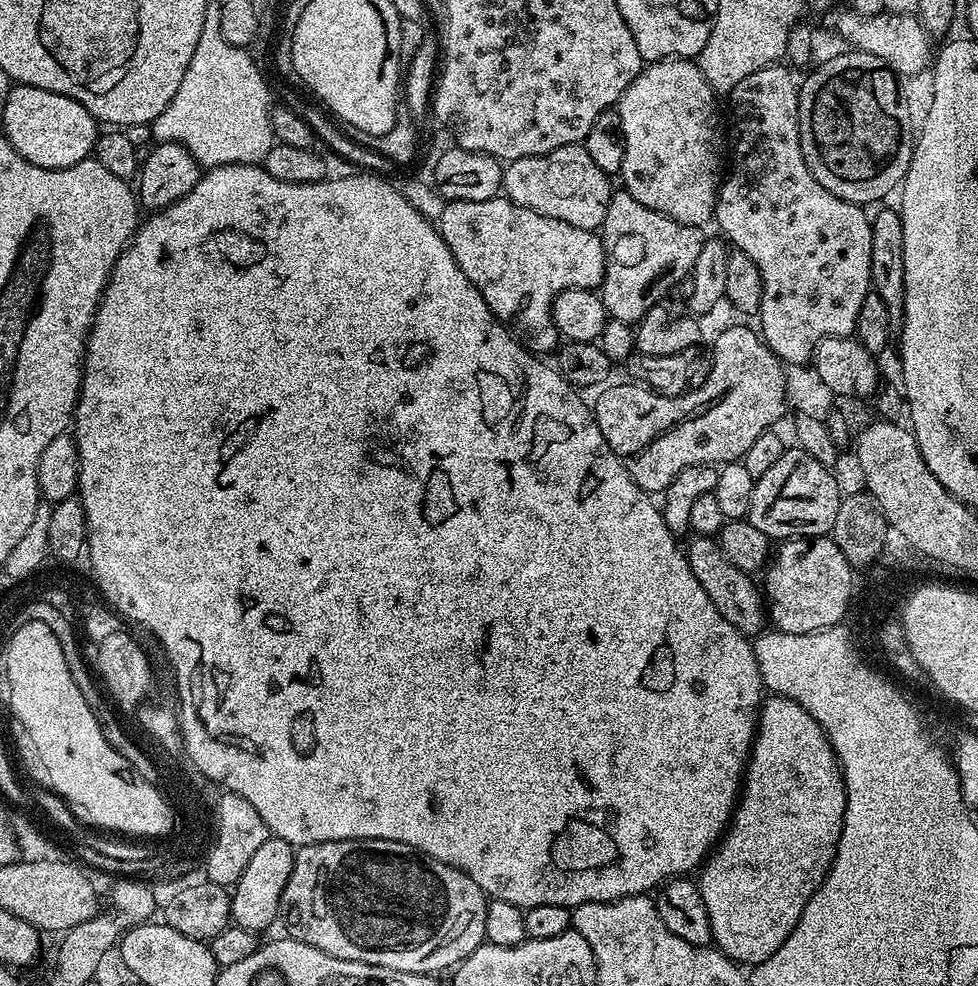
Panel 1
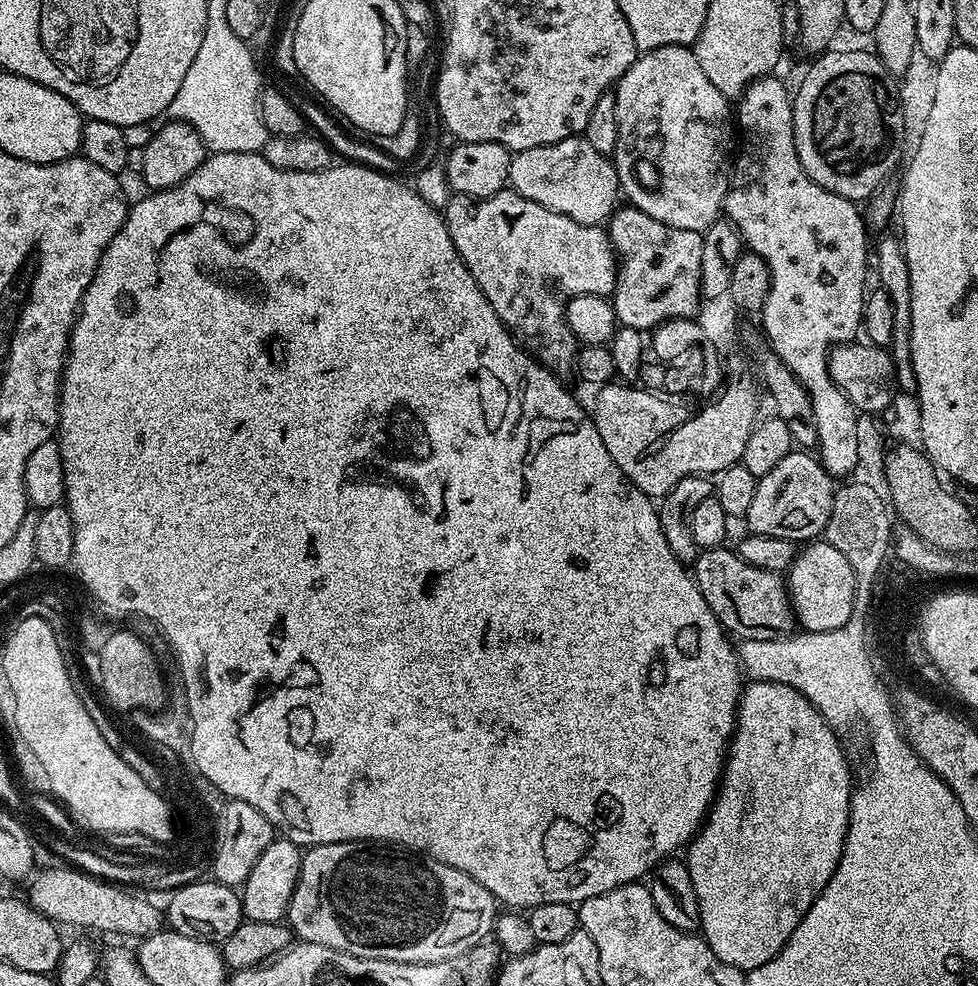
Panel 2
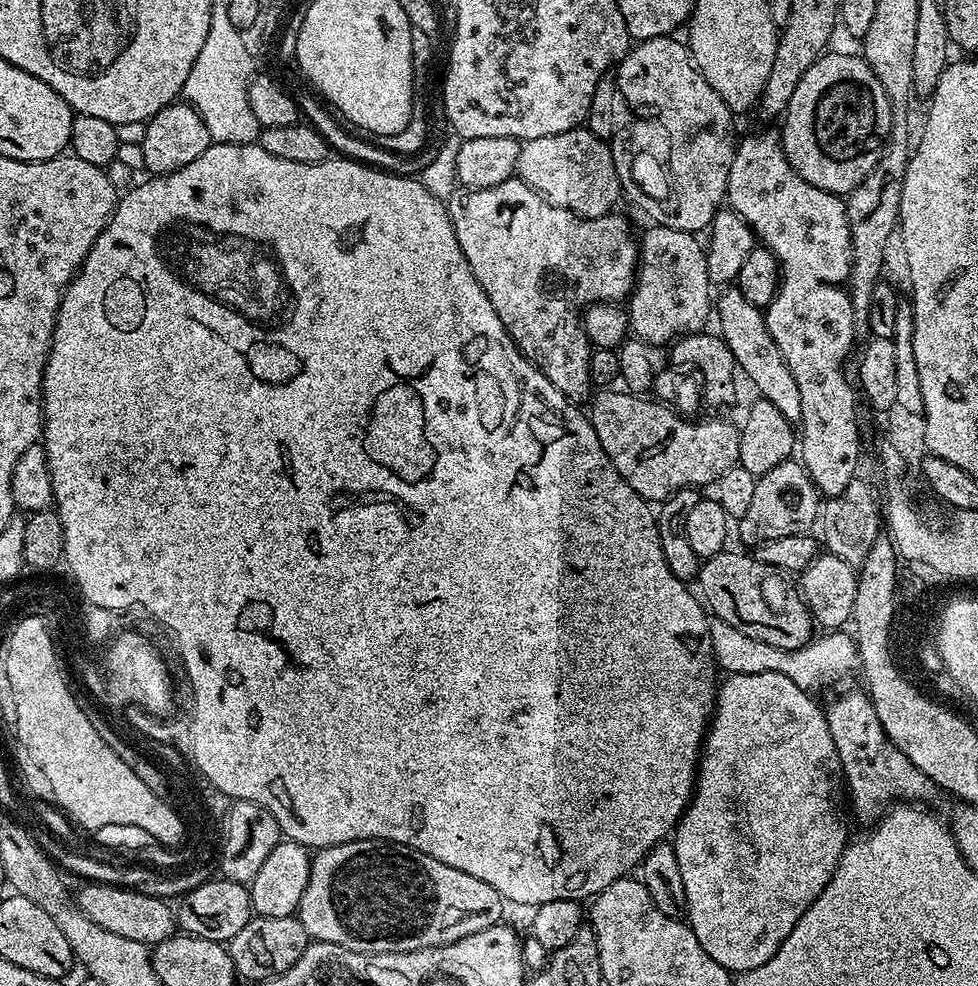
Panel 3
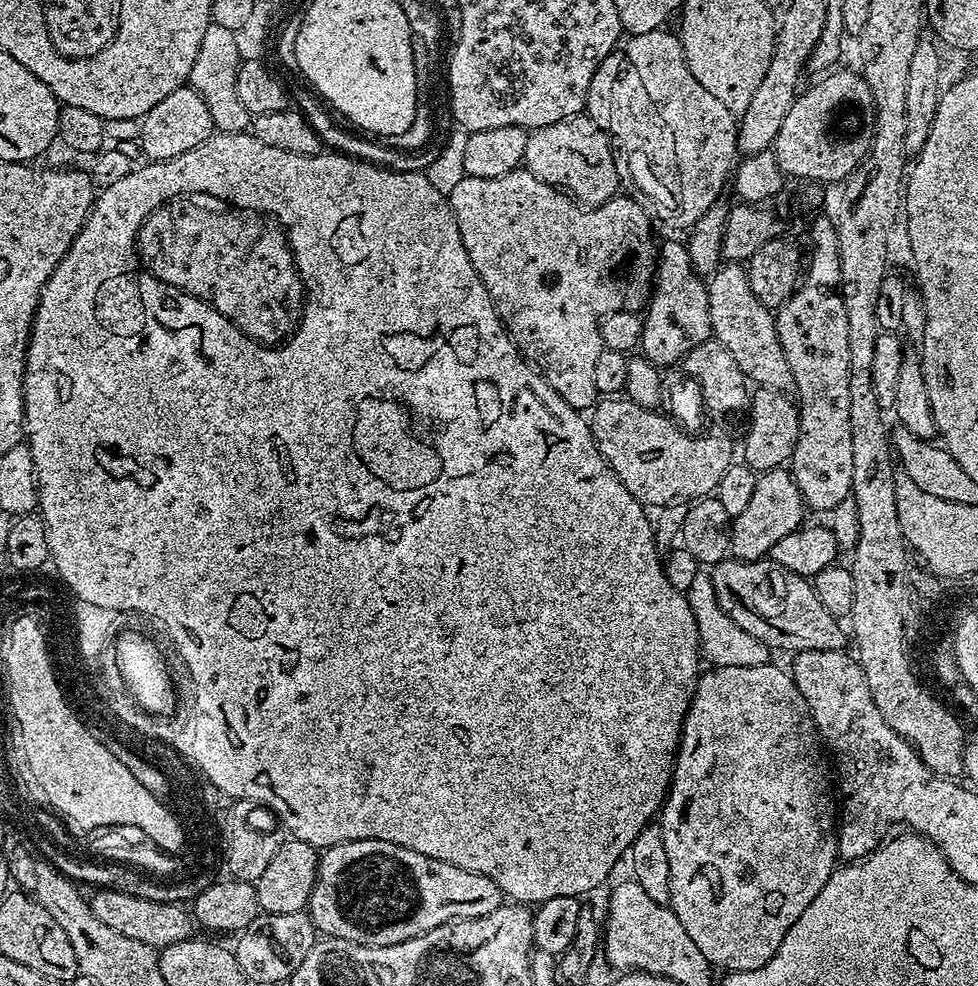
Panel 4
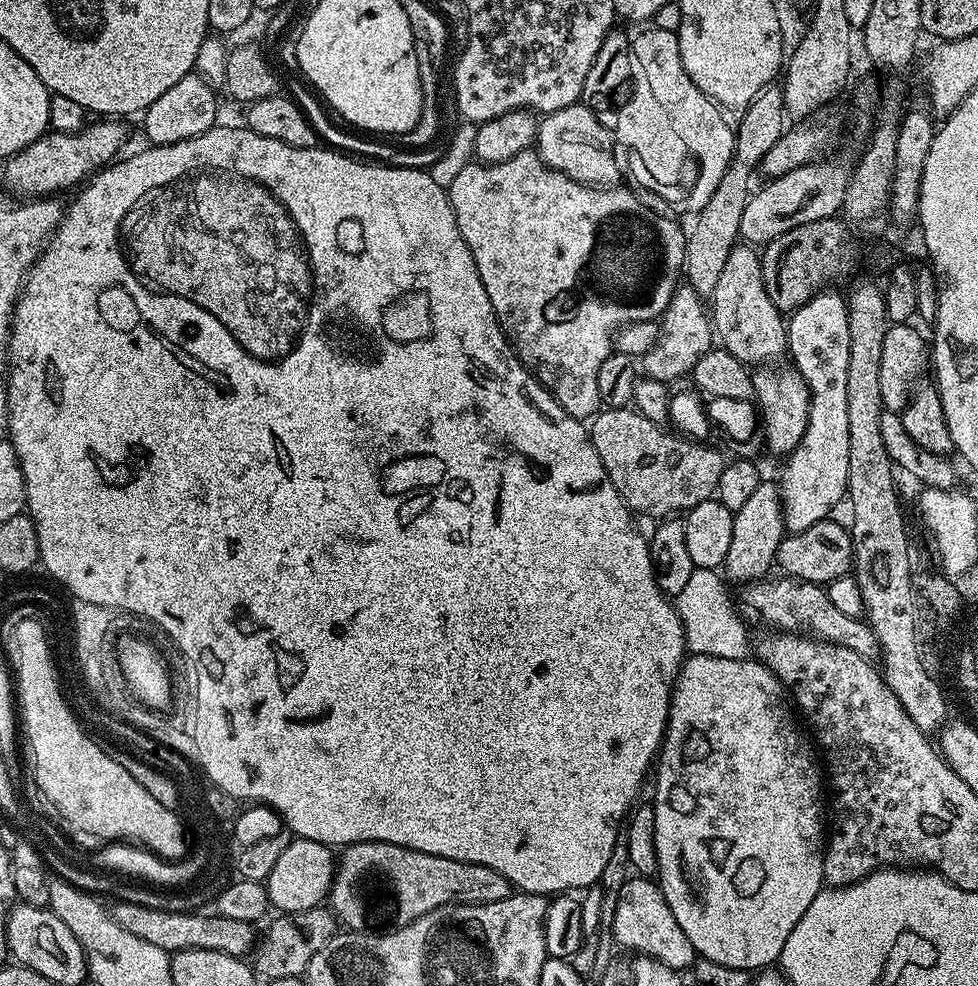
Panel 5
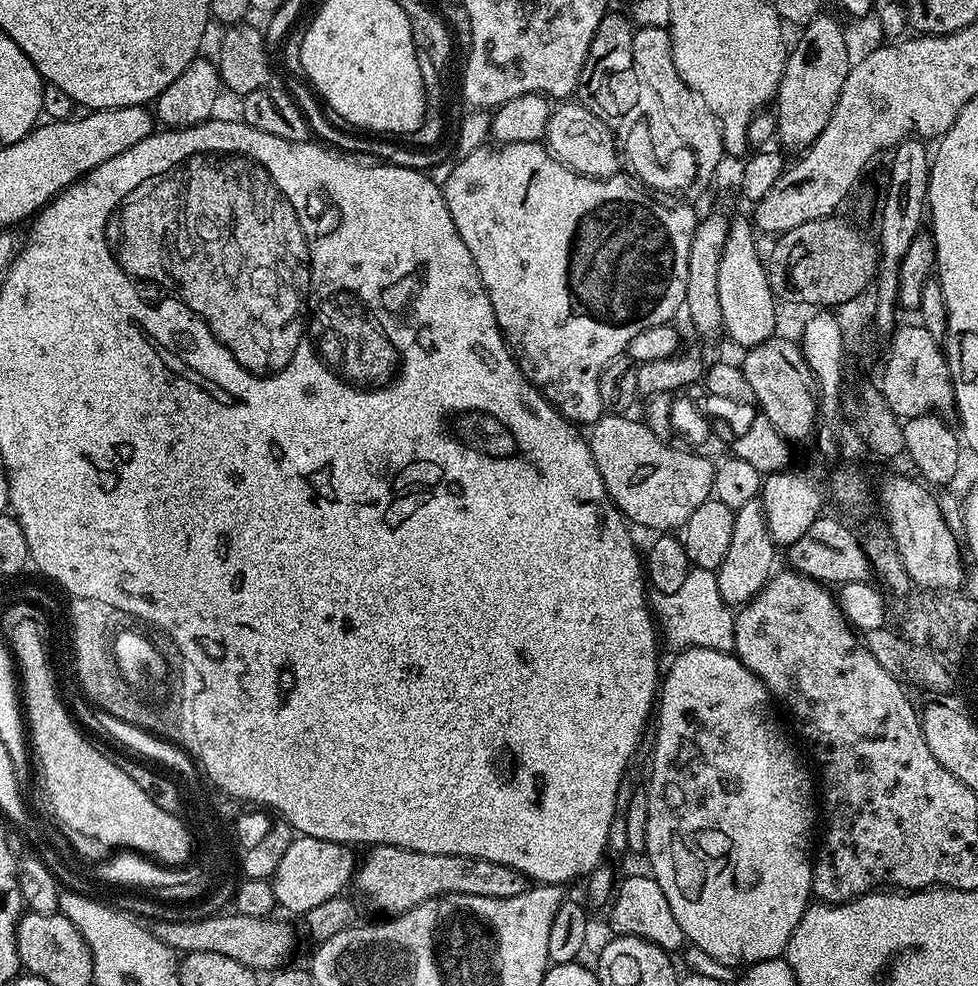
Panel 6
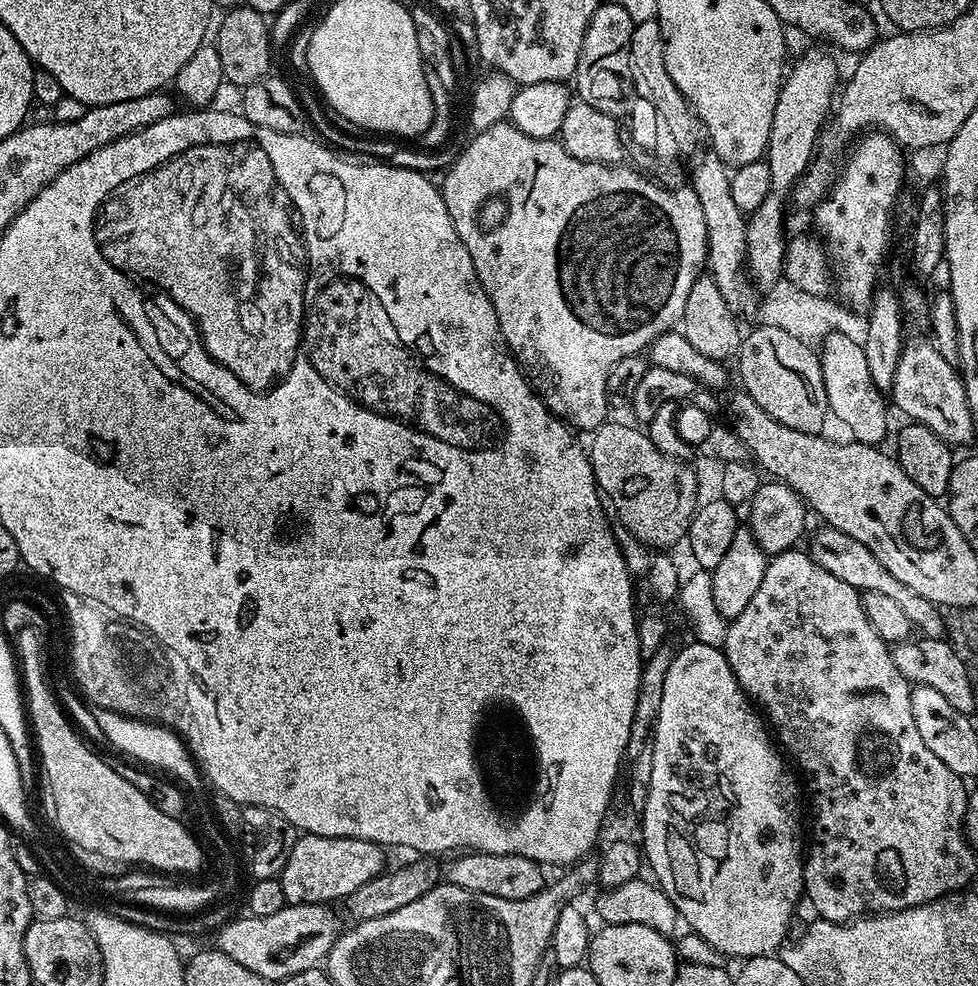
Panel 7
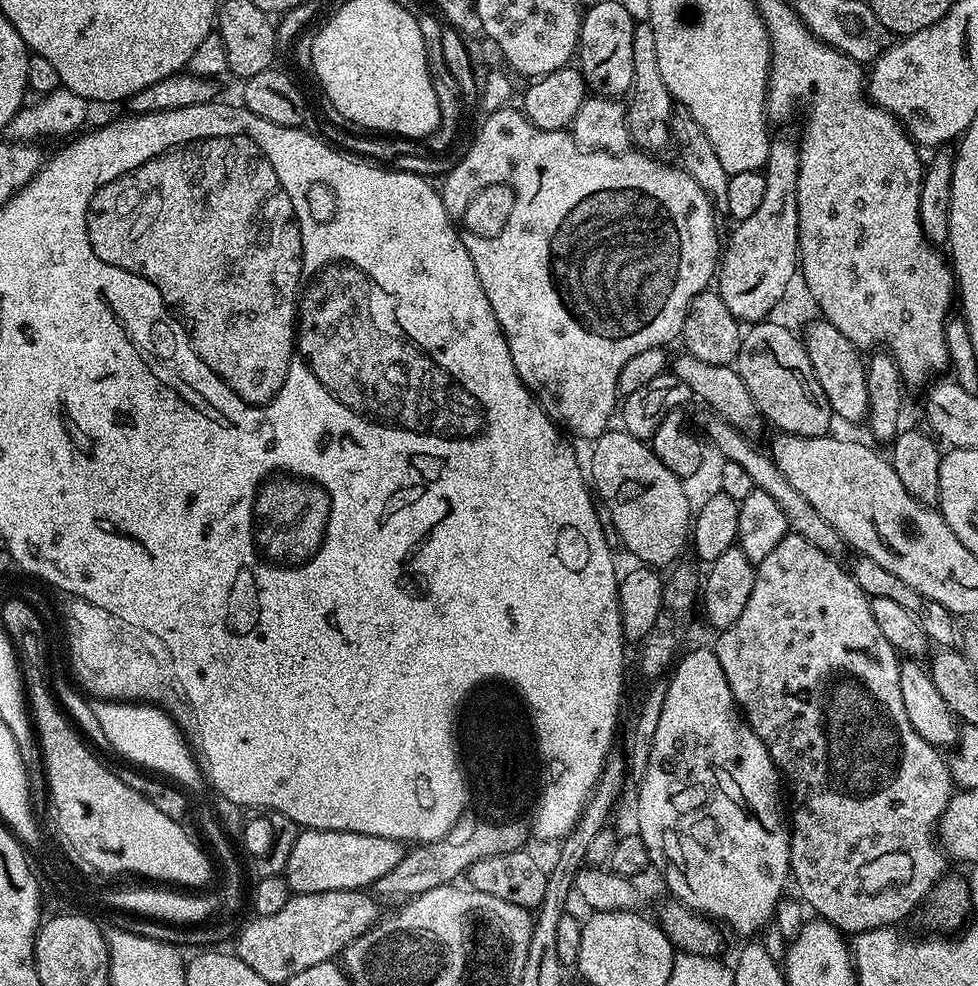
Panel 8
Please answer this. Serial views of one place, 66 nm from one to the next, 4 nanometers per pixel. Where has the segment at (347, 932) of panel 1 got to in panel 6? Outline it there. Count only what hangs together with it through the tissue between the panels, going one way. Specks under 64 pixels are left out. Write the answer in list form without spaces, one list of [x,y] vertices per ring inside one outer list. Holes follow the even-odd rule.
[[[389,844],[369,847],[359,861],[354,888],[376,912],[385,917],[401,916],[414,906],[435,896],[446,894],[474,894],[482,898],[514,898],[526,887],[526,877],[510,866],[486,862],[482,858],[451,856],[450,854],[422,854]]]

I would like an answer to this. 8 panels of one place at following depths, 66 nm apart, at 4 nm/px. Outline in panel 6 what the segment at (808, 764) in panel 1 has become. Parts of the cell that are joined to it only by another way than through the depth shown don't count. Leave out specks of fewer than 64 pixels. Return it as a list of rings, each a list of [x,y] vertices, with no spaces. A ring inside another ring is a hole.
[[[685,648],[679,653],[680,656],[673,662],[662,676],[662,683],[658,689],[658,716],[660,712],[660,721],[656,724],[656,749],[652,752],[652,781],[646,785],[648,794],[648,821],[646,822],[646,857],[648,856],[648,864],[652,879],[658,882],[658,886],[662,886],[662,894],[666,894],[666,902],[670,902],[670,911],[674,913],[674,919],[678,921],[678,926],[682,926],[684,931],[684,939],[693,948],[701,948],[706,950],[706,954],[710,954],[710,958],[718,958],[720,964],[725,964],[727,968],[733,970],[743,969],[749,964],[757,964],[763,960],[774,960],[785,955],[790,938],[794,934],[794,930],[798,926],[798,922],[802,918],[802,914],[810,906],[812,895],[812,866],[814,863],[814,844],[812,848],[812,823],[815,822],[816,816],[818,820],[818,796],[812,793],[812,780],[808,777],[808,772],[804,769],[804,764],[800,761],[798,753],[792,749],[792,744],[786,737],[780,736],[780,732],[776,729],[776,720],[772,717],[772,704],[770,693],[760,679],[757,678],[748,667],[742,663],[732,652],[719,652],[718,650],[706,650],[705,648]]]

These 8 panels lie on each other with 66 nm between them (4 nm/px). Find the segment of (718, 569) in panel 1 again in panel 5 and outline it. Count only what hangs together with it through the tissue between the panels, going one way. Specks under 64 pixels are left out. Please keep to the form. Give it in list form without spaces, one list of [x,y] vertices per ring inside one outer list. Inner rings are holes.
[[[761,578],[753,580],[741,587],[744,589],[740,592],[740,600],[738,596],[738,604],[742,609],[743,619],[749,625],[765,624],[765,629],[768,630],[787,632],[789,634],[807,634],[817,640],[828,640],[832,644],[846,646],[846,650],[854,650],[854,654],[862,654],[866,657],[871,657],[877,651],[878,645],[872,628],[861,617],[842,614],[842,610],[838,610],[838,606],[834,606],[834,602],[830,602],[827,591],[821,585],[807,584],[804,580],[795,578],[772,579]]]

